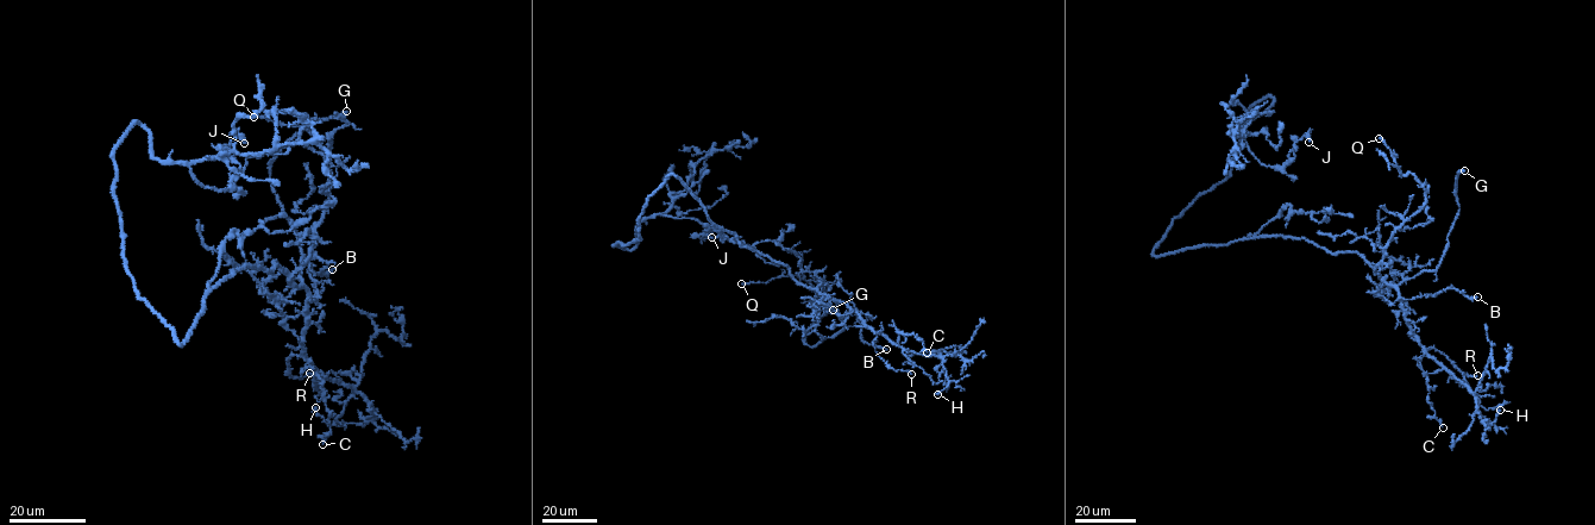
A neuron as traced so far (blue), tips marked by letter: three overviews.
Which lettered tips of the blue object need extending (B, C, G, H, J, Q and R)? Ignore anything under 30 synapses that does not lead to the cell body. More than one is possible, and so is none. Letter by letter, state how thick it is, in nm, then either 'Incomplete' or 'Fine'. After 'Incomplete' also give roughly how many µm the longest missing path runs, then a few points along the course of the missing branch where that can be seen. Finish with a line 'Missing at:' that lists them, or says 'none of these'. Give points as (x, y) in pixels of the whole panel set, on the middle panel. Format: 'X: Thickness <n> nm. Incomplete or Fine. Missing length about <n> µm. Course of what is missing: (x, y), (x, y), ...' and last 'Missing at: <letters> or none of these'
B: Thickness 360 nm. Incomplete. Missing length about 40 µm. Course of what is missing: (886, 349), (893, 352), (890, 363), (899, 369), (903, 387), (906, 385)
C: Thickness 140 nm. Fine
G: Thickness 280 nm. Incomplete. Missing length about 15 µm. Course of what is missing: (833, 310), (853, 305)
H: Thickness 240 nm. Fine
J: Thickness 190 nm. Fine
Q: Thickness 170 nm. Fine
R: Thickness 180 nm. Fine
Missing at: B, G

